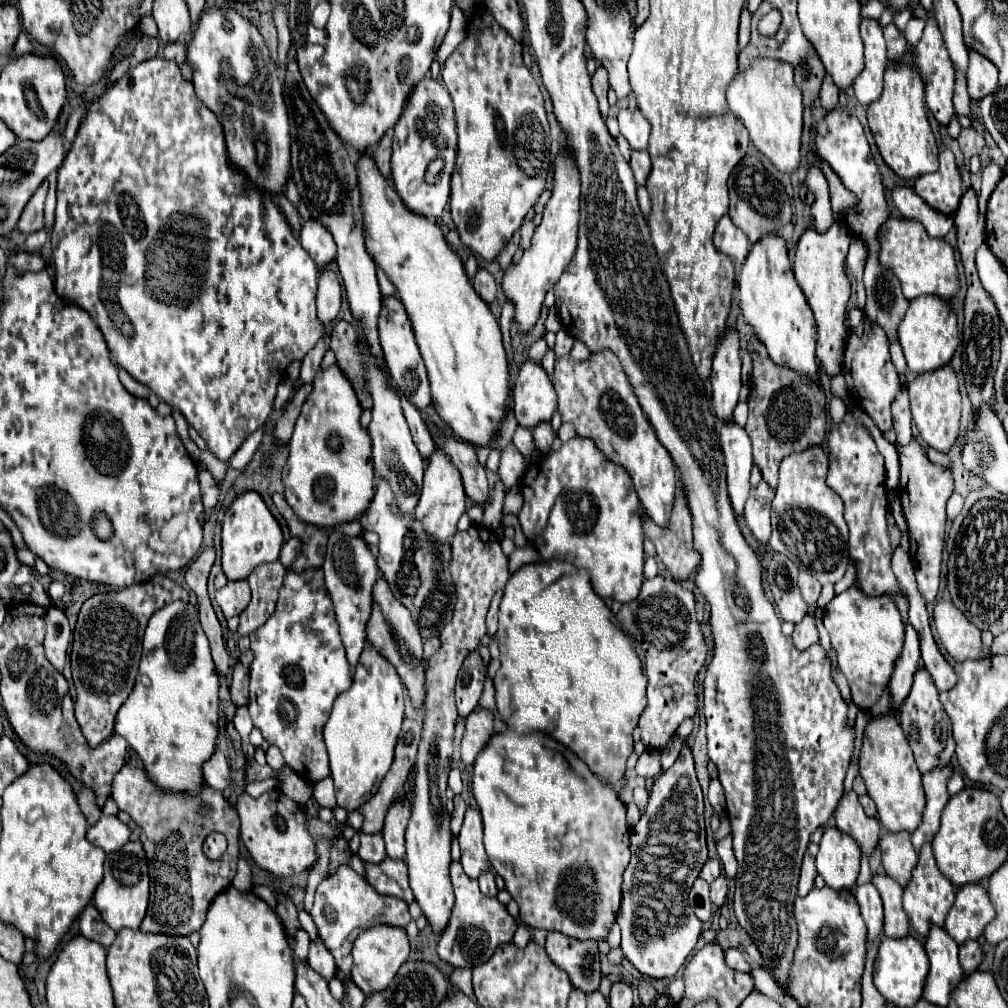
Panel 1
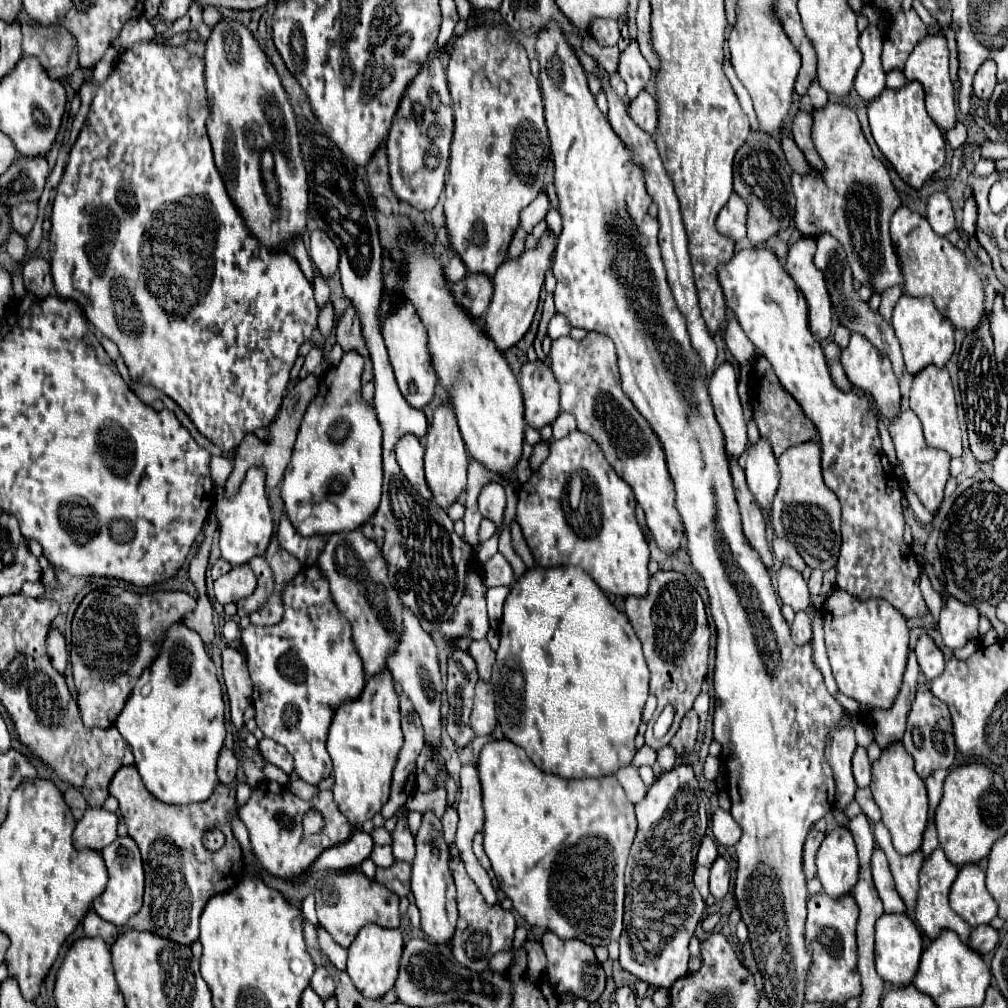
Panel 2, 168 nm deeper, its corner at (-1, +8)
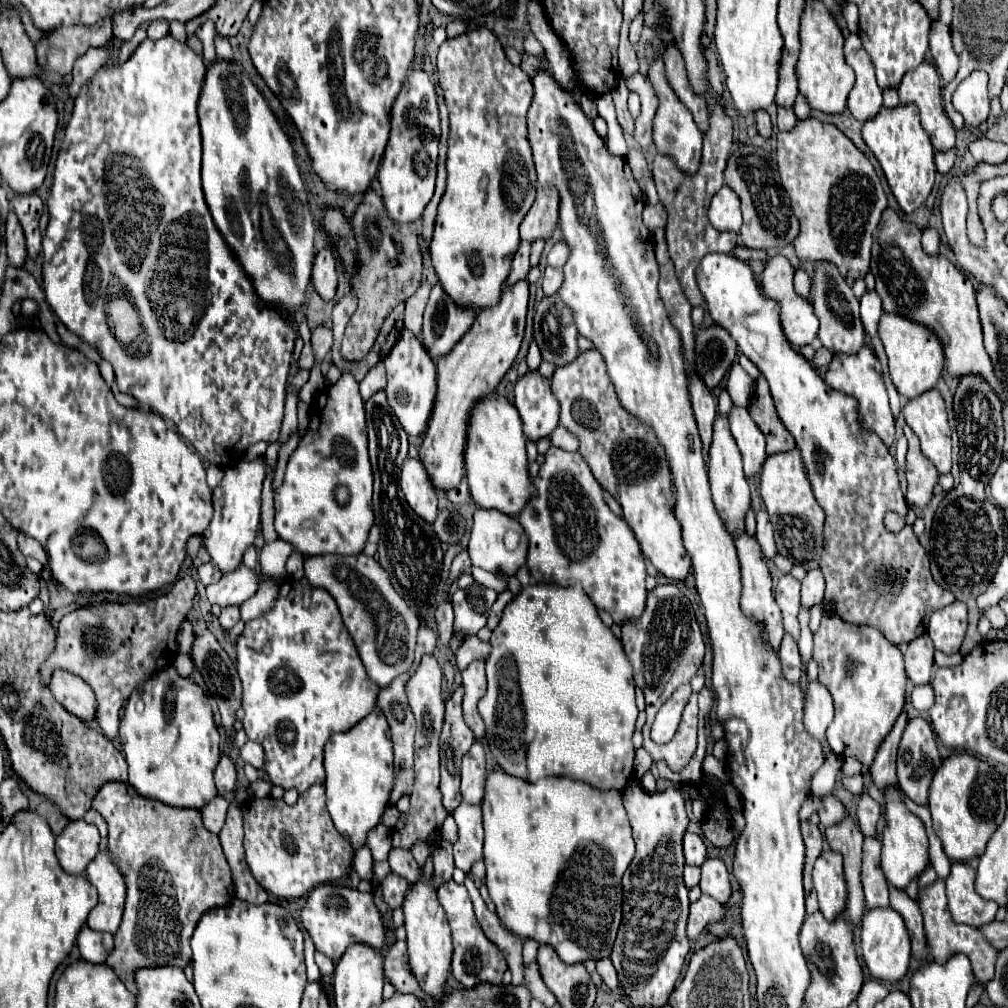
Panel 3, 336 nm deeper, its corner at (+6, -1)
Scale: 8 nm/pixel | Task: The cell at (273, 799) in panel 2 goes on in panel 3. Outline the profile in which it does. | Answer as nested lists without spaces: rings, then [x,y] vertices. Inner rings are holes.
[[[312,786],[304,794],[300,794],[298,802],[294,806],[284,804],[282,808],[274,808],[278,804],[272,798],[252,798],[248,804],[244,804],[244,850],[246,850],[246,862],[258,880],[258,884],[274,894],[276,898],[300,898],[312,892],[314,886],[338,880],[350,870],[350,862],[354,856],[352,846],[336,832],[332,818],[326,810],[324,802],[324,786]]]

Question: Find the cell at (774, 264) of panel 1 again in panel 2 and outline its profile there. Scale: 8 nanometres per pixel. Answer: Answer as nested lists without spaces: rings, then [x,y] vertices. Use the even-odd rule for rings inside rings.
[[[767,247],[743,249],[729,263],[719,263],[717,279],[741,329],[771,363],[783,389],[801,405],[819,433],[823,481],[841,501],[843,541],[837,559],[837,587],[857,599],[883,597],[905,619],[923,619],[929,607],[919,591],[921,569],[903,541],[903,491],[881,449],[877,415],[863,395],[841,391],[833,383],[825,353],[807,325],[805,297],[773,251]]]

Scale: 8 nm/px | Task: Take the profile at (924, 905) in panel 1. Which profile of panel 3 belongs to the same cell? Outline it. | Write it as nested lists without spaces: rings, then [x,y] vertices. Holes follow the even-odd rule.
[[[936,878],[934,884],[930,884],[930,886],[920,890],[918,906],[920,906],[922,918],[924,918],[924,934],[926,934],[926,946],[928,946],[930,956],[936,962],[944,962],[952,952],[962,952],[962,954],[966,954],[970,958],[976,980],[980,984],[990,982],[992,976],[994,976],[994,962],[996,962],[998,952],[984,940],[980,930],[952,922],[952,918],[948,914],[948,906],[946,906],[946,888],[944,888],[944,880],[942,878]]]

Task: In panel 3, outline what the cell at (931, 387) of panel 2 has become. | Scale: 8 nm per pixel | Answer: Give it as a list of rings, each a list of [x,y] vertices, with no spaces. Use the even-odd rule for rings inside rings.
[[[932,388],[912,400],[902,408],[906,424],[920,438],[922,452],[938,468],[940,474],[950,472],[950,424],[946,418],[946,406],[942,394]]]

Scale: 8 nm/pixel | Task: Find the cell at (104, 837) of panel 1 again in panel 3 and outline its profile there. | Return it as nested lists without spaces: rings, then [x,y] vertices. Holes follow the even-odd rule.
[[[84,820],[68,822],[64,832],[56,838],[56,856],[60,866],[68,874],[84,874],[88,862],[98,854],[98,844],[100,834],[96,826]]]

